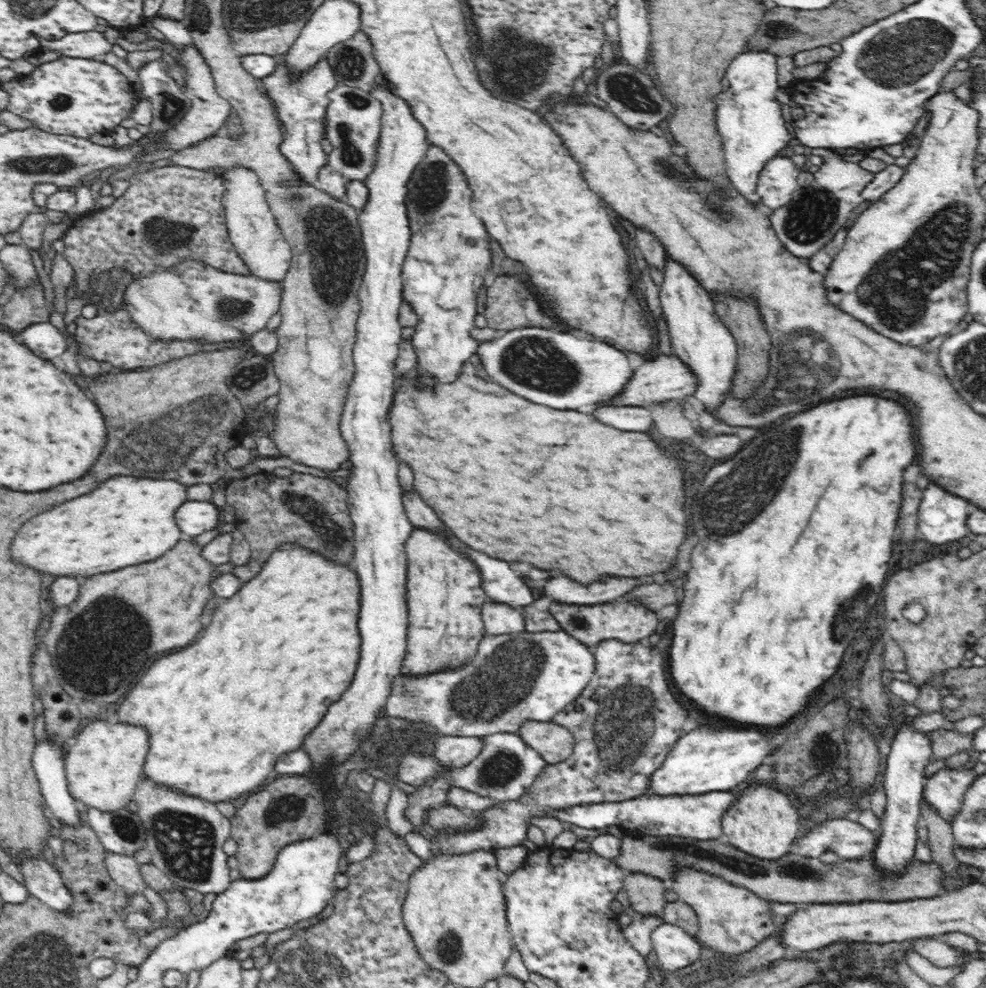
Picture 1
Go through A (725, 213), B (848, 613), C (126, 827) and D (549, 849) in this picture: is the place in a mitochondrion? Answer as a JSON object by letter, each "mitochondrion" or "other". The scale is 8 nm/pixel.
{"A":"mitochondrion","B":"mitochondrion","C":"mitochondrion","D":"other"}

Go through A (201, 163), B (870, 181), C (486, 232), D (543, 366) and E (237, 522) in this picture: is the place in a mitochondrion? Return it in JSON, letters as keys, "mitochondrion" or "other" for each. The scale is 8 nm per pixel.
{"A":"other","B":"other","C":"other","D":"mitochondrion","E":"other"}

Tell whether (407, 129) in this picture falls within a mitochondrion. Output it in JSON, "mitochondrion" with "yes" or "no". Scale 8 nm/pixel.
{"mitochondrion":"no"}

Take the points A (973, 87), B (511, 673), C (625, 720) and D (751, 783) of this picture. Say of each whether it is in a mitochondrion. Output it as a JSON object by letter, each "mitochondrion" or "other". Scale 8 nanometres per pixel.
{"A":"other","B":"mitochondrion","C":"mitochondrion","D":"other"}

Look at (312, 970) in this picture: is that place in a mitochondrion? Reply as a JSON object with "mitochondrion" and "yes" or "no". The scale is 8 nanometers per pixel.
{"mitochondrion":"yes"}

